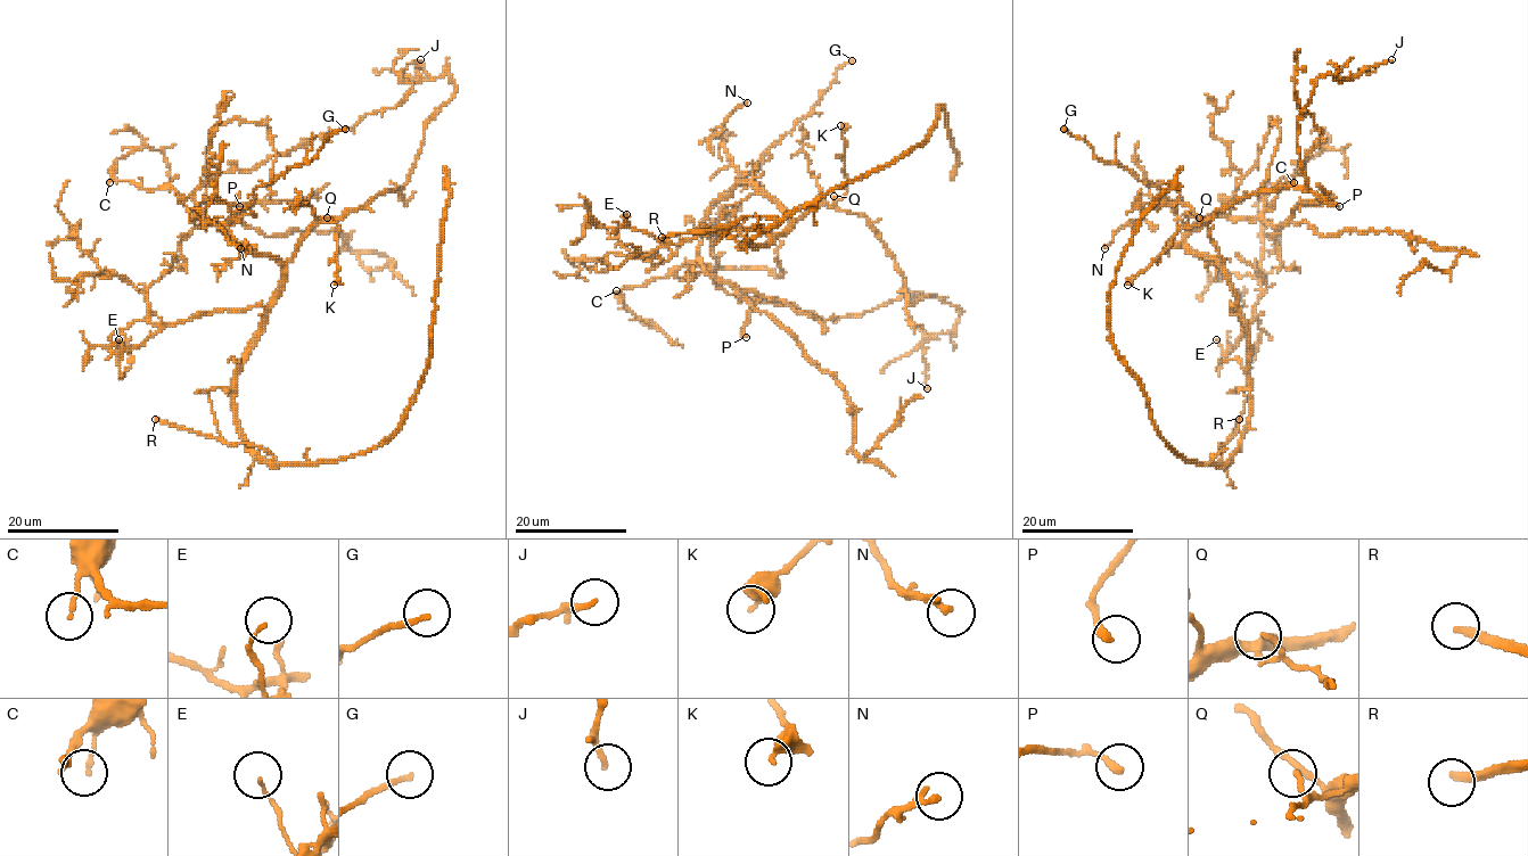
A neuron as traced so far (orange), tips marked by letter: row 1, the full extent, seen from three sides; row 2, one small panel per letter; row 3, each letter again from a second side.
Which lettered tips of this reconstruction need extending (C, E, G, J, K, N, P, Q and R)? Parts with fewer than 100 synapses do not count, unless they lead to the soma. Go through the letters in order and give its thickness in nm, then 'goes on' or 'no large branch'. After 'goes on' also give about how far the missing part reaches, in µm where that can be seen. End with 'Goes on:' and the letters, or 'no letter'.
C: 130 nm thick; no large branch
E: 90 nm thick; no large branch
G: 180 nm thick; no large branch
J: 120 nm thick; no large branch
K: 320 nm thick; no large branch
N: 240 nm thick; no large branch
P: 240 nm thick; no large branch
Q: 150 nm thick; no large branch
R: 280 nm thick; goes on; about 70 µm are missing
Goes on: R

